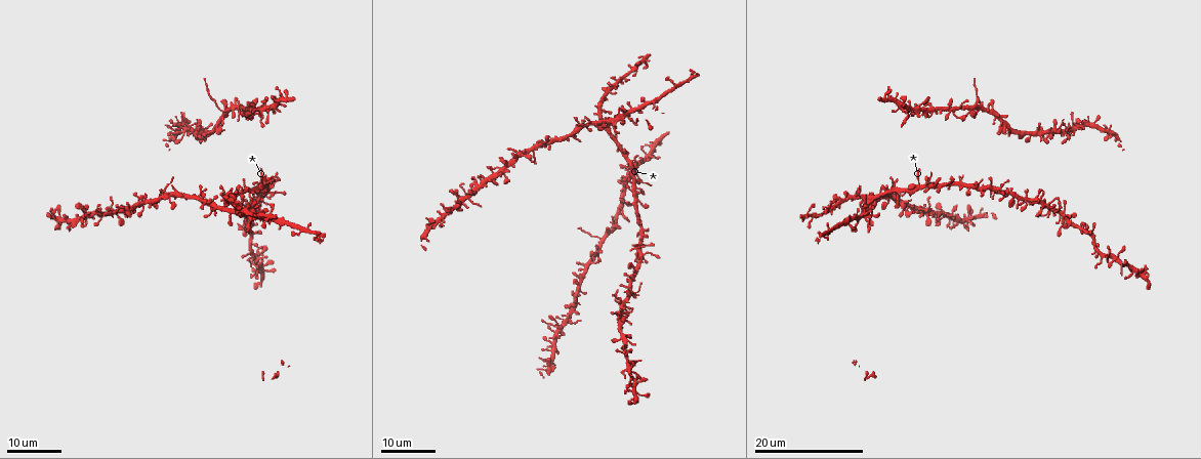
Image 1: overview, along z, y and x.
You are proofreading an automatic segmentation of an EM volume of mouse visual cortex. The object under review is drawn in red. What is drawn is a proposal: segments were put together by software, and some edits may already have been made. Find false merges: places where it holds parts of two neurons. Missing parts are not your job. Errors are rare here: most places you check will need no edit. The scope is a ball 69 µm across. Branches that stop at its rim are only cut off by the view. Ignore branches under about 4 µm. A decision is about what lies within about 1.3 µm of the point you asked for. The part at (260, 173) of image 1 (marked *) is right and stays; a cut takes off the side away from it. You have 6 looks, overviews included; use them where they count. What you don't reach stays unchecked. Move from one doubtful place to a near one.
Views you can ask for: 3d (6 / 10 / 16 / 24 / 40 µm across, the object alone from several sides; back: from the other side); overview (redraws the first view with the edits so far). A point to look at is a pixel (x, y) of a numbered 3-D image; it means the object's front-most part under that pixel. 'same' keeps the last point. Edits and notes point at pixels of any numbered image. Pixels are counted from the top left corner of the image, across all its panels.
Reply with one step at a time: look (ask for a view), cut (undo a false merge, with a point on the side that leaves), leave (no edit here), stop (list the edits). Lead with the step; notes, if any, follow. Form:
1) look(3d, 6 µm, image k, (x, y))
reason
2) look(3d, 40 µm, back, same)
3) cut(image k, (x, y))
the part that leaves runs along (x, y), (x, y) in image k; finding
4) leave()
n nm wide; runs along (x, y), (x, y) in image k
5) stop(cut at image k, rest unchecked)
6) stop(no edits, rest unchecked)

look(3d, 24 µm, image 1, (622, 119))
thin arm on a thick one

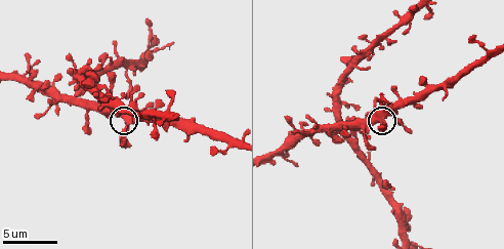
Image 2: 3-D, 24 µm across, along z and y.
look(3d, 10 µm, image 2, (123, 115))

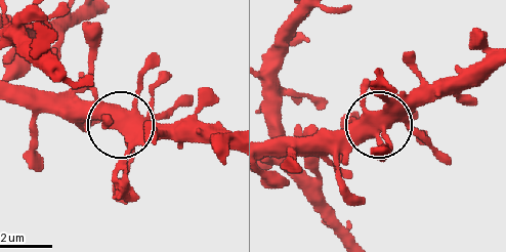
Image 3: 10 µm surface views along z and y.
leave()
side arm 32 µm; runs along (269, 156), (323, 156), (375, 127), (384, 138), (382, 154) in image 3; all the same neuron

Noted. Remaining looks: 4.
look(3d, 16 µm, image 1, (183, 132))
thin arm on a thick one

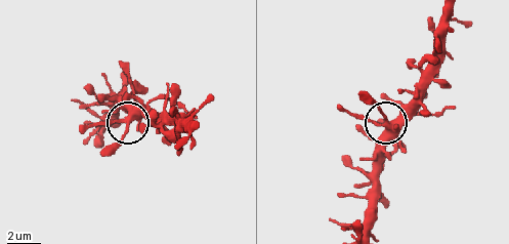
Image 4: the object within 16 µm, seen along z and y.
look(3d, 10 µm, image 4, (128, 116))
zoom in

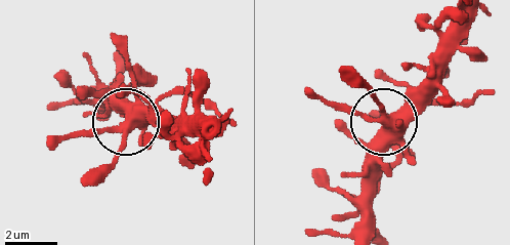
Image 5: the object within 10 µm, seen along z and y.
leave()
runs along (476, 12), (445, 66), (392, 114), (367, 118), (309, 98) in image 5; one neuron here

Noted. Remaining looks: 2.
stop(no edits, rest unchecked)

